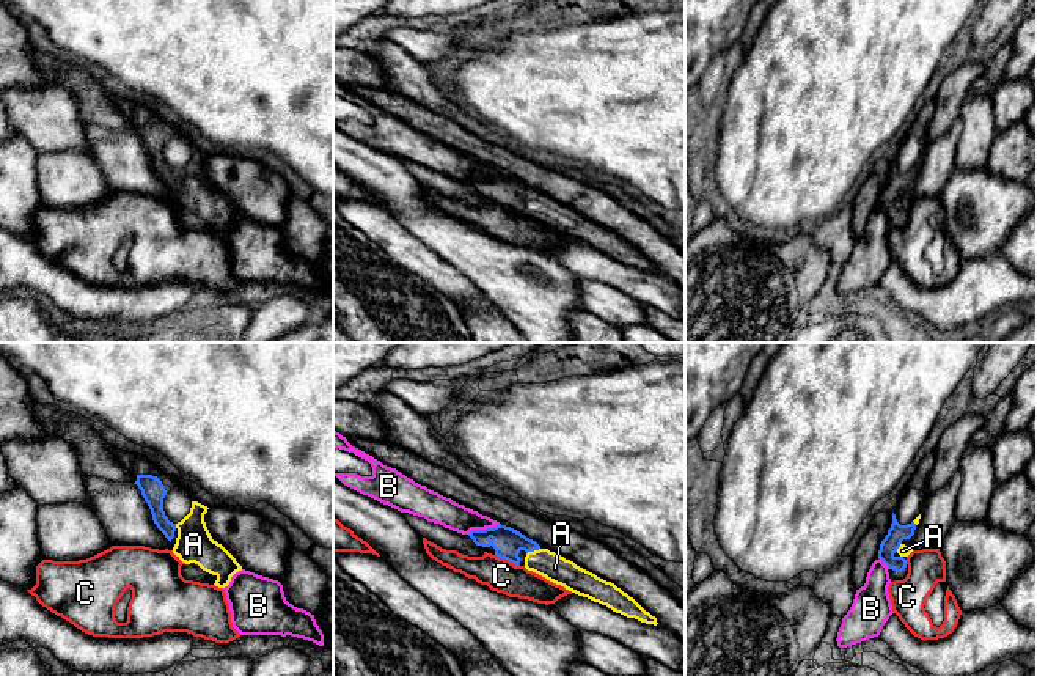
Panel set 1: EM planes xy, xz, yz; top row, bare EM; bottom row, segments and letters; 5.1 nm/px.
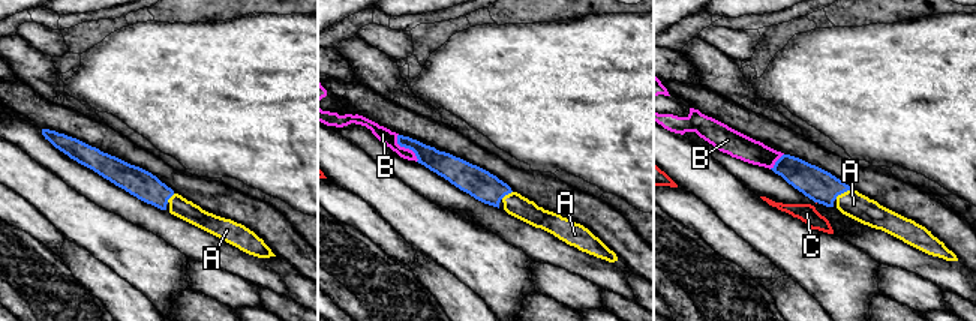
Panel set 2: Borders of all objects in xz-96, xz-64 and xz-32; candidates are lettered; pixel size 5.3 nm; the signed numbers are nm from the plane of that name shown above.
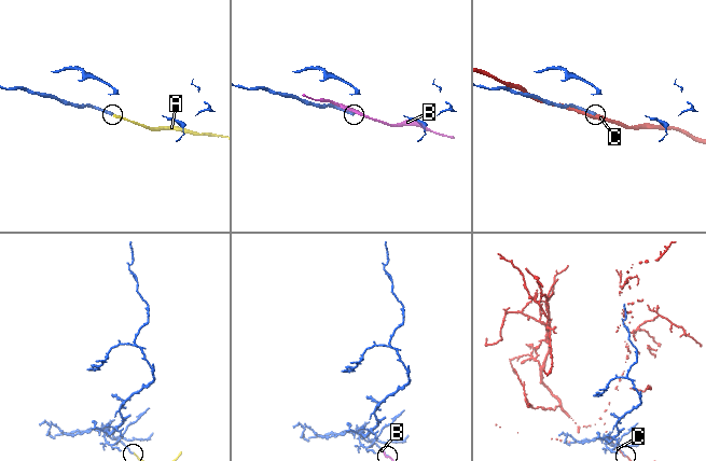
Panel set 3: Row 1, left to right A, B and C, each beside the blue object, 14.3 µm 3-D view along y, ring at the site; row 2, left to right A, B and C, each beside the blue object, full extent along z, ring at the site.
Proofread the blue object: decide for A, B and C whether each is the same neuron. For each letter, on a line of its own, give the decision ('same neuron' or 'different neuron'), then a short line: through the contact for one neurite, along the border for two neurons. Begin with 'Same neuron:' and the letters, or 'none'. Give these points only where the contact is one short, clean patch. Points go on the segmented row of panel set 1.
Same neuron: A
A: same neuron; line xz (506, 541), (525, 543), (533, 551), (555, 568)
B: different neuron
C: different neuron; line xz (495, 554), (519, 566)

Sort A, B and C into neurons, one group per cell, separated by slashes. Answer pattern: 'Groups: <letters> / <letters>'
Groups: A / B / C

